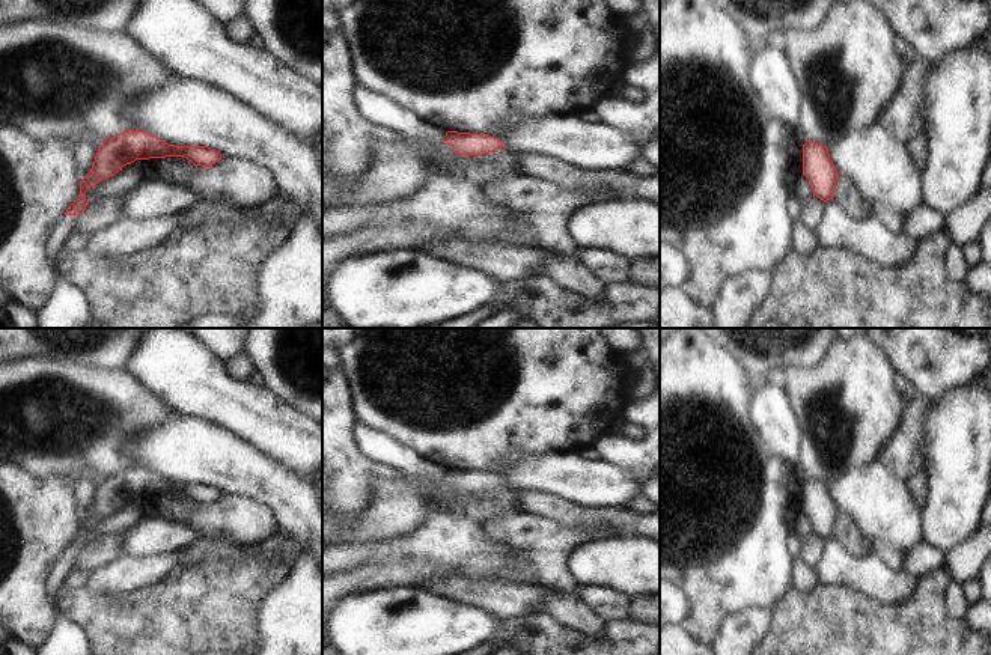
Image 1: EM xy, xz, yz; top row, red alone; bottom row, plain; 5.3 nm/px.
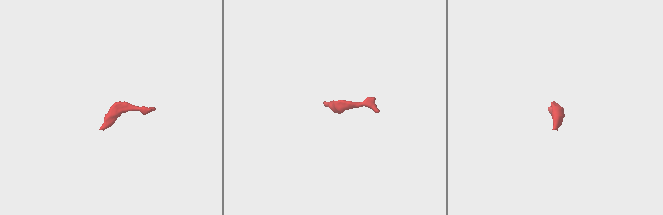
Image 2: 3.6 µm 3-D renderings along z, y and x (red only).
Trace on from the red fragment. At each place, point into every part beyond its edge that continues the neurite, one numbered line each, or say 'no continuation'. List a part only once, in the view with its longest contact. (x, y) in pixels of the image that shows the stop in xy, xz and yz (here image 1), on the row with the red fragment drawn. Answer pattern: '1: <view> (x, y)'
1: xy (59, 234)

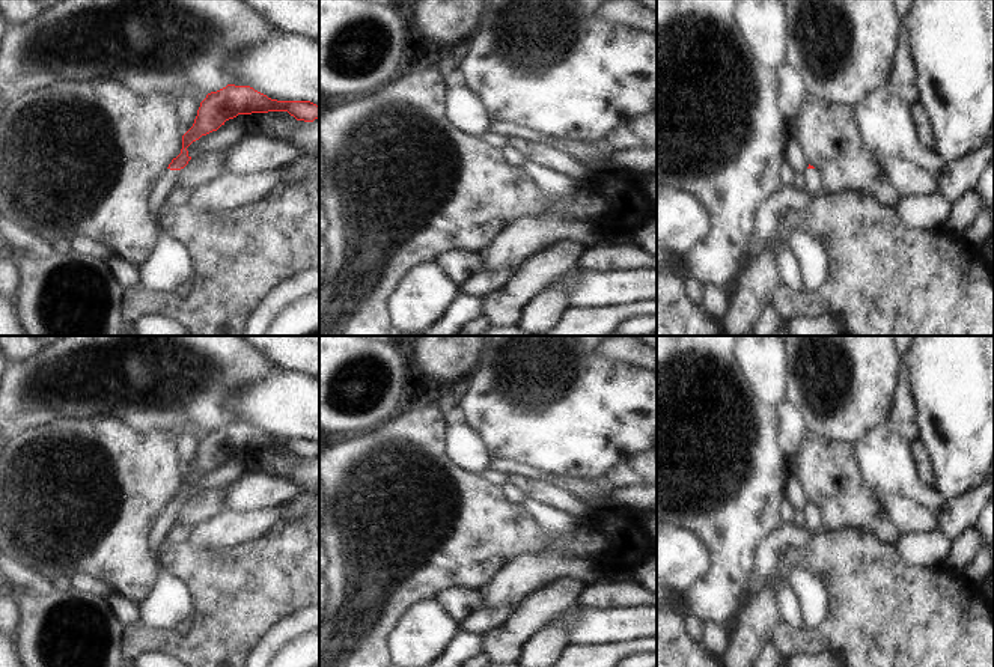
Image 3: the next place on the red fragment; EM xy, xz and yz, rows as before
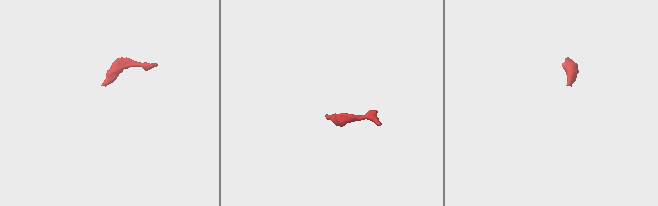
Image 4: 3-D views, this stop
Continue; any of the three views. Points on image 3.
1: xy (161, 188)

